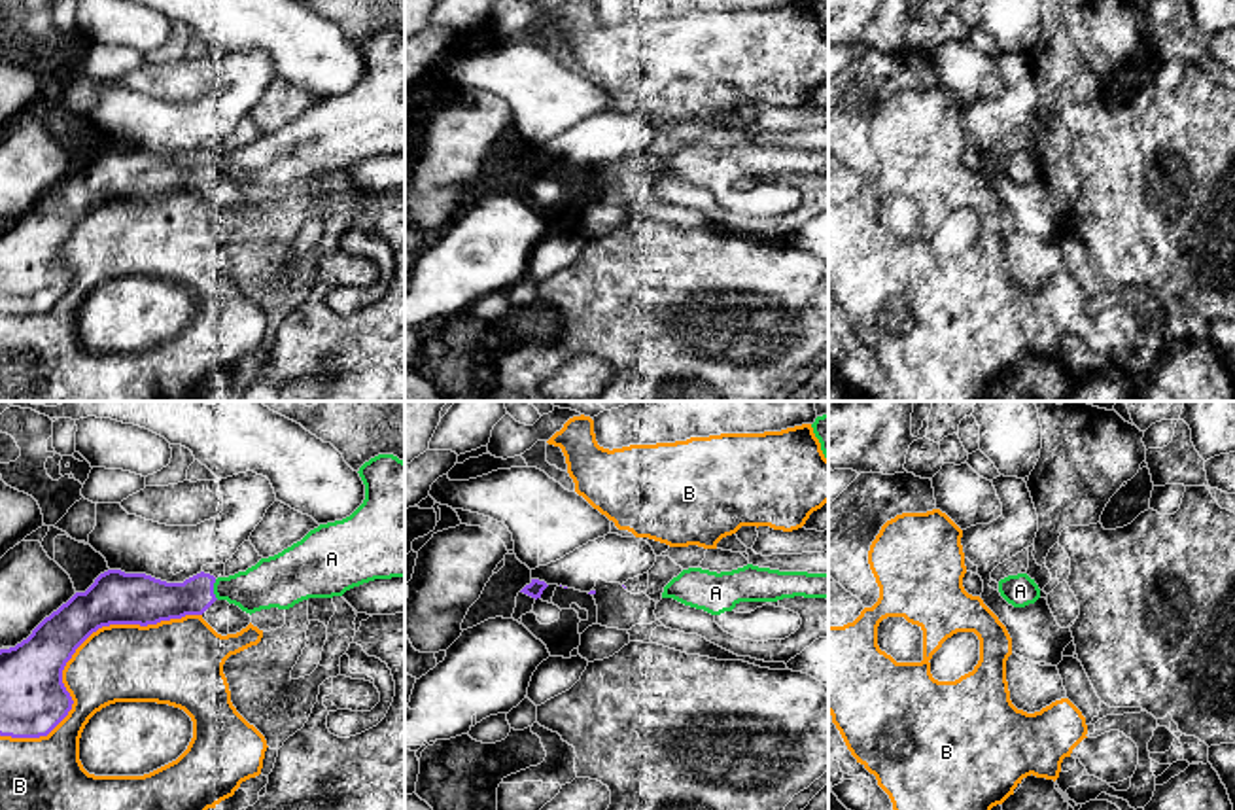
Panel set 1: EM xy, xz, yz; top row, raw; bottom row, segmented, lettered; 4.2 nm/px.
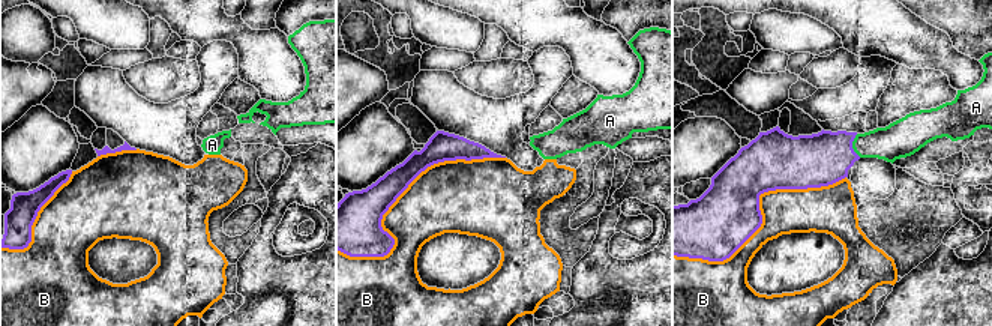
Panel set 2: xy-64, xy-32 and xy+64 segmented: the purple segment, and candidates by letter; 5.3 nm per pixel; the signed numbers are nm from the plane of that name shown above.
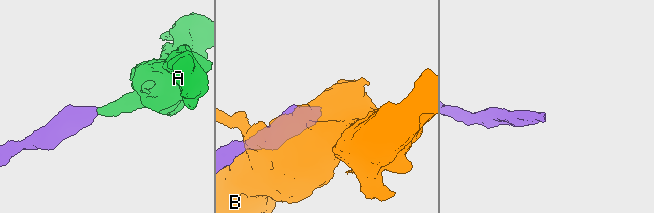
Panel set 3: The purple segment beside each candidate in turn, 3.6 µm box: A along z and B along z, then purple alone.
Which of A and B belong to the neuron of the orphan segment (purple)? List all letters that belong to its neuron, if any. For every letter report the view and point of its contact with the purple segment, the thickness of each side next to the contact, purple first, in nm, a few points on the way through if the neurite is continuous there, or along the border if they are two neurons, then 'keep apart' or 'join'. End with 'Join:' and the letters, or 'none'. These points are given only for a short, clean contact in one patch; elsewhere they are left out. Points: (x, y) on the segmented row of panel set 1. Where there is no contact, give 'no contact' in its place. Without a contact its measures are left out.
A: contact xy (212, 589); calibres 180 and 200 nm; join
B: contact xy (74, 651); calibres 280 and 340 nm; keep apart
Join: A

